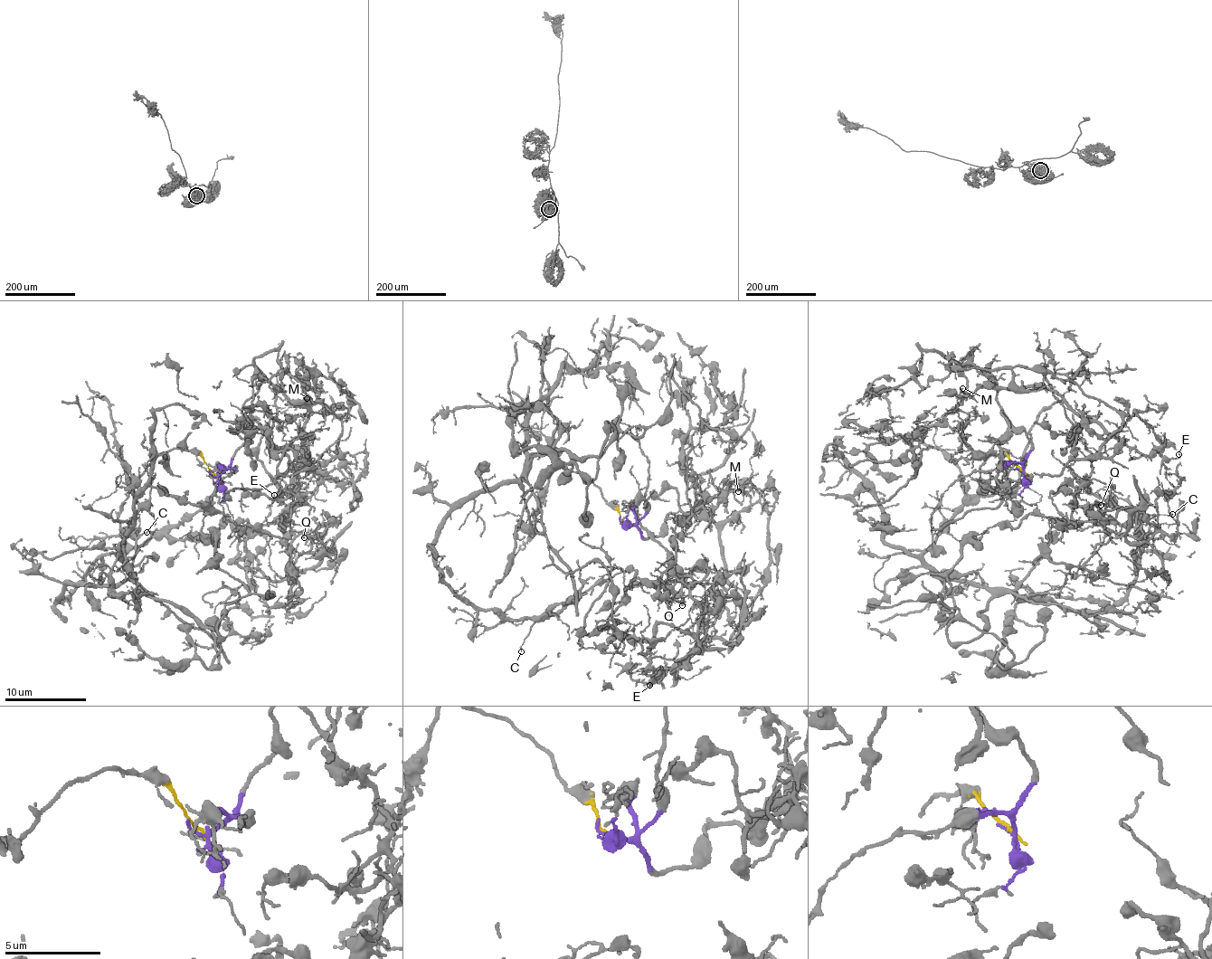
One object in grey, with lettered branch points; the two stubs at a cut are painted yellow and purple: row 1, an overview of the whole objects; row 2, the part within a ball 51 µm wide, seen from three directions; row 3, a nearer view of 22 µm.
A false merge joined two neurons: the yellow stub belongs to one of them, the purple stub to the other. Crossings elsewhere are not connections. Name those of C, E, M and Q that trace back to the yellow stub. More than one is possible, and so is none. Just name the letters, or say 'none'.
C

